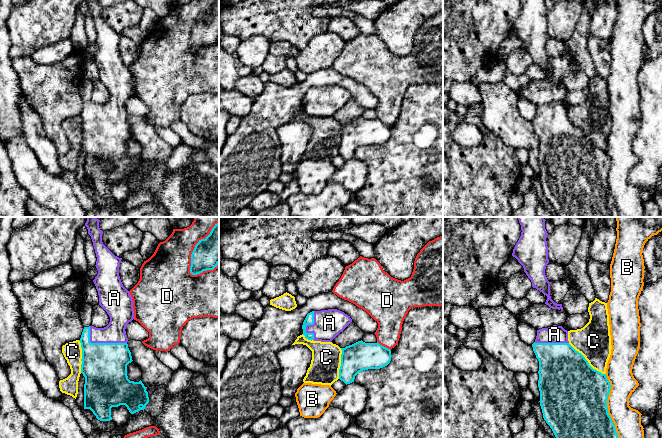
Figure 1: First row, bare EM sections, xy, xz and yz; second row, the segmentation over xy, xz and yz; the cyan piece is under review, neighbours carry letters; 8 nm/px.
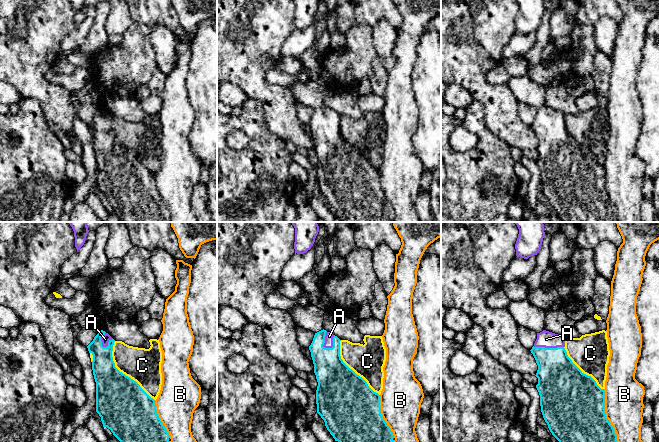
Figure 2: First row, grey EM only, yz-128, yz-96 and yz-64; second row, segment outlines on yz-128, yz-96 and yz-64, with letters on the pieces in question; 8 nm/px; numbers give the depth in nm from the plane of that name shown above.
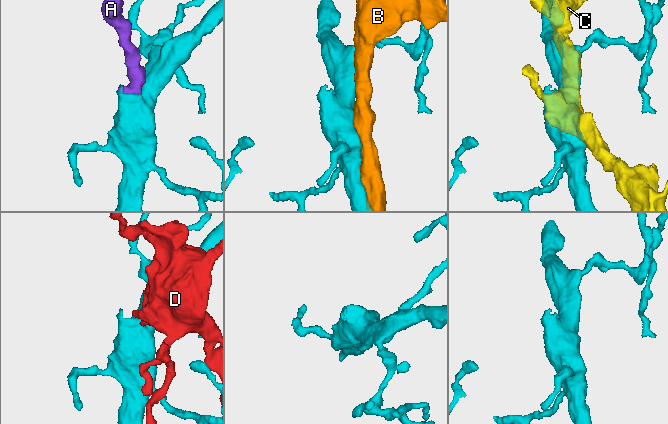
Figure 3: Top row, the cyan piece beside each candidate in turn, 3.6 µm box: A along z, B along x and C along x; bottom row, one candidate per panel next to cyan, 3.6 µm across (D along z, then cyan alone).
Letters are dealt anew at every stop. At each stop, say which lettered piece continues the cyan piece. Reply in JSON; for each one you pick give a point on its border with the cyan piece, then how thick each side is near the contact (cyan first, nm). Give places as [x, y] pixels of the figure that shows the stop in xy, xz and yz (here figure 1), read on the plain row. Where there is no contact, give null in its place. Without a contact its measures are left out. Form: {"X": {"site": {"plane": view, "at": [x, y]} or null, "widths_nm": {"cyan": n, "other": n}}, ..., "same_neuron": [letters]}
{"A": {"site": {"plane": "xy", "at": [101, 119]}, "widths_nm": {"cyan": 360, "other": 170}}, "same_neuron": ["A"]}

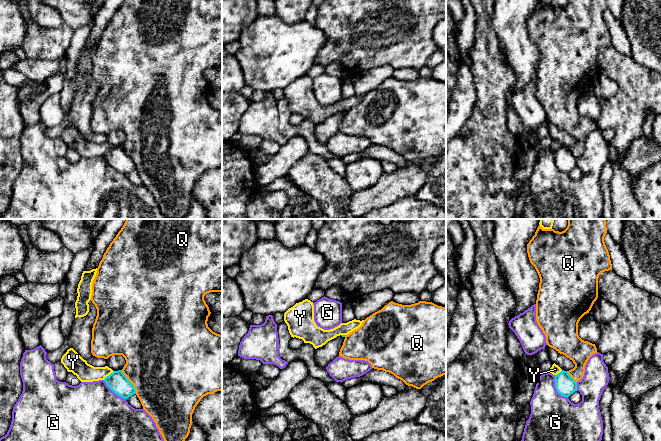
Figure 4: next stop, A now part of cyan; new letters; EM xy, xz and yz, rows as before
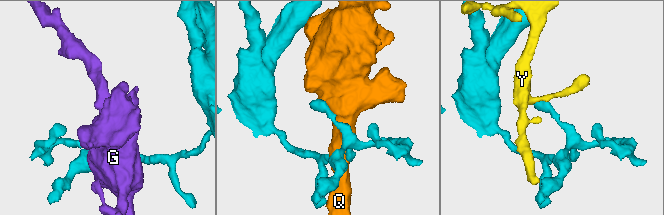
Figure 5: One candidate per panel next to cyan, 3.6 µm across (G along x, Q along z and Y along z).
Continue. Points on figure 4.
{"same_neuron": []}

